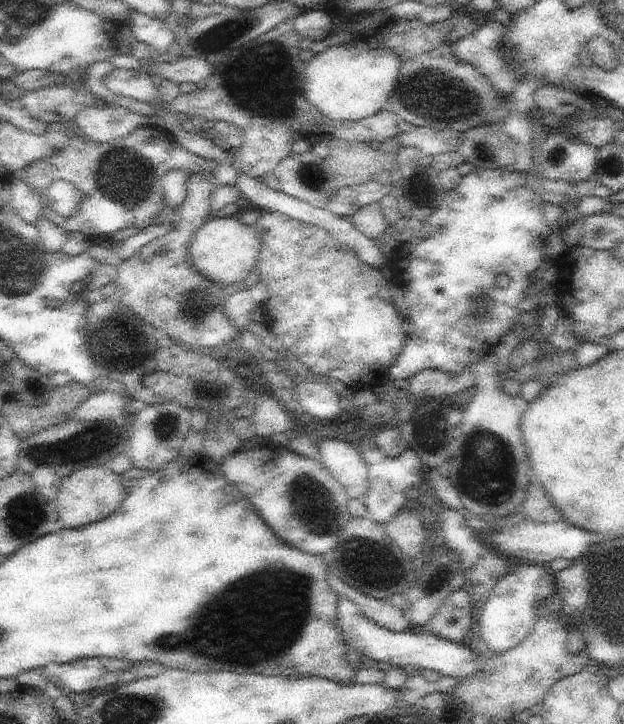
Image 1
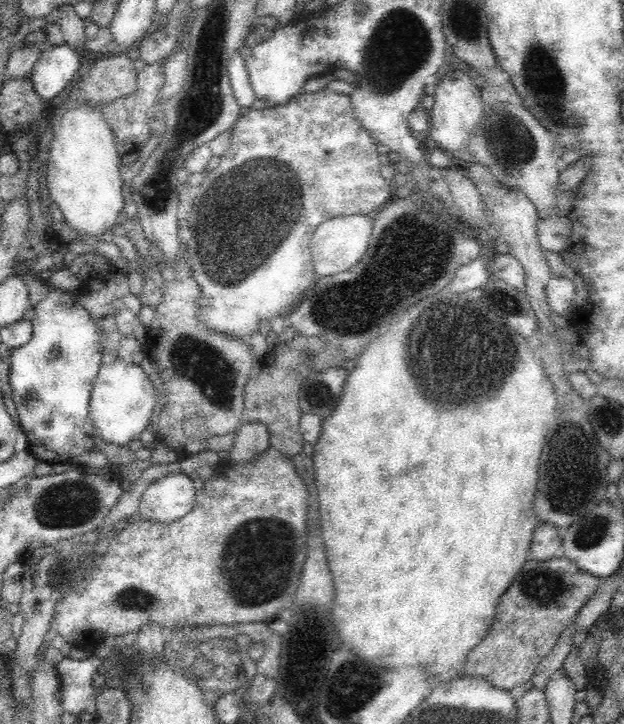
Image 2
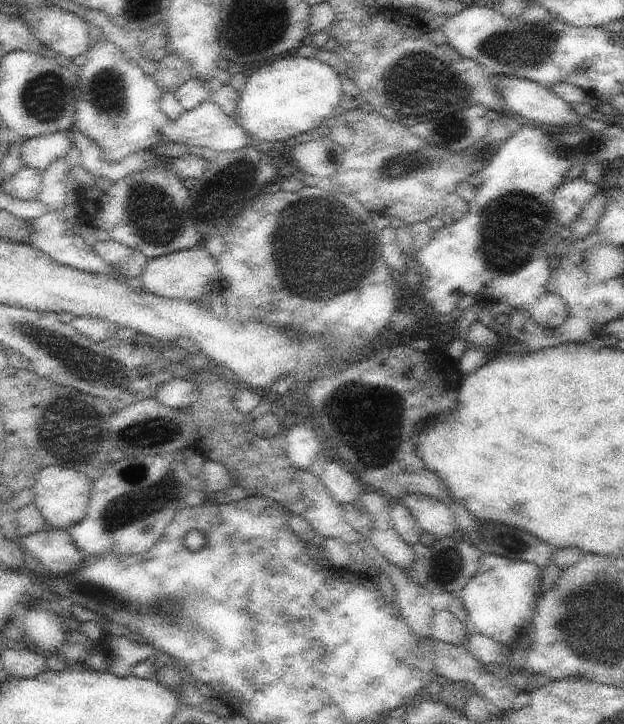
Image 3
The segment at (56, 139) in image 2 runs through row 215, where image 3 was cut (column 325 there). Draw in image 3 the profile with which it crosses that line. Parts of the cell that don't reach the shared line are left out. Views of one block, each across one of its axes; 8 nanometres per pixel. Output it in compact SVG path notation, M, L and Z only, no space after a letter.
M296 53L273 58L264 68L252 72L244 88L238 91L240 100L234 120L255 143L266 140L284 146L297 134L317 132L343 109L340 108L344 96L340 73L314 57L300 57Z

